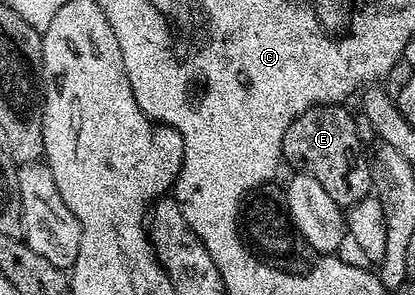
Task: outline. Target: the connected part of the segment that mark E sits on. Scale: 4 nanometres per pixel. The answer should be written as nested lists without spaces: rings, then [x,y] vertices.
[[[342,104],[316,105],[308,108],[302,115],[296,116],[294,122],[287,127],[283,134],[283,161],[294,167],[296,170],[305,172],[310,177],[318,178],[325,189],[332,188],[329,192],[330,198],[342,210],[347,210],[356,205],[362,198],[371,193],[372,172],[360,146],[358,126],[353,116]]]

